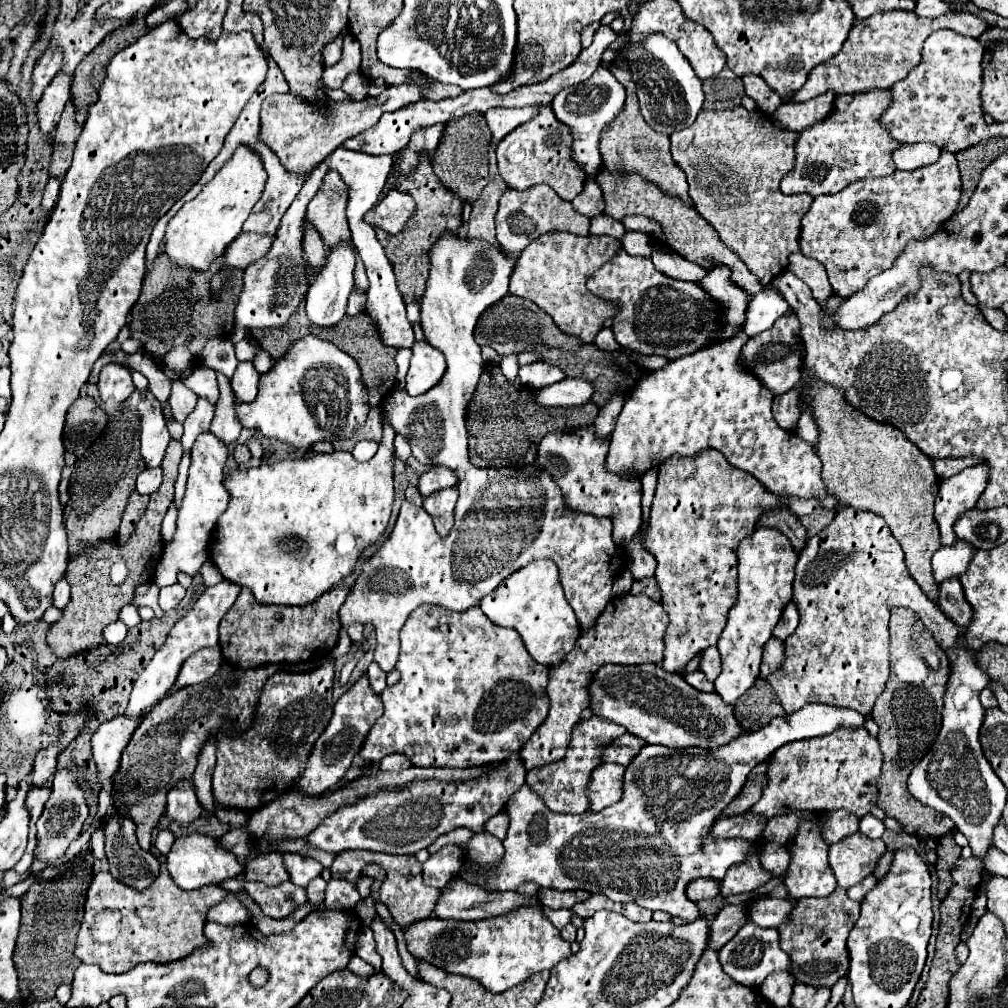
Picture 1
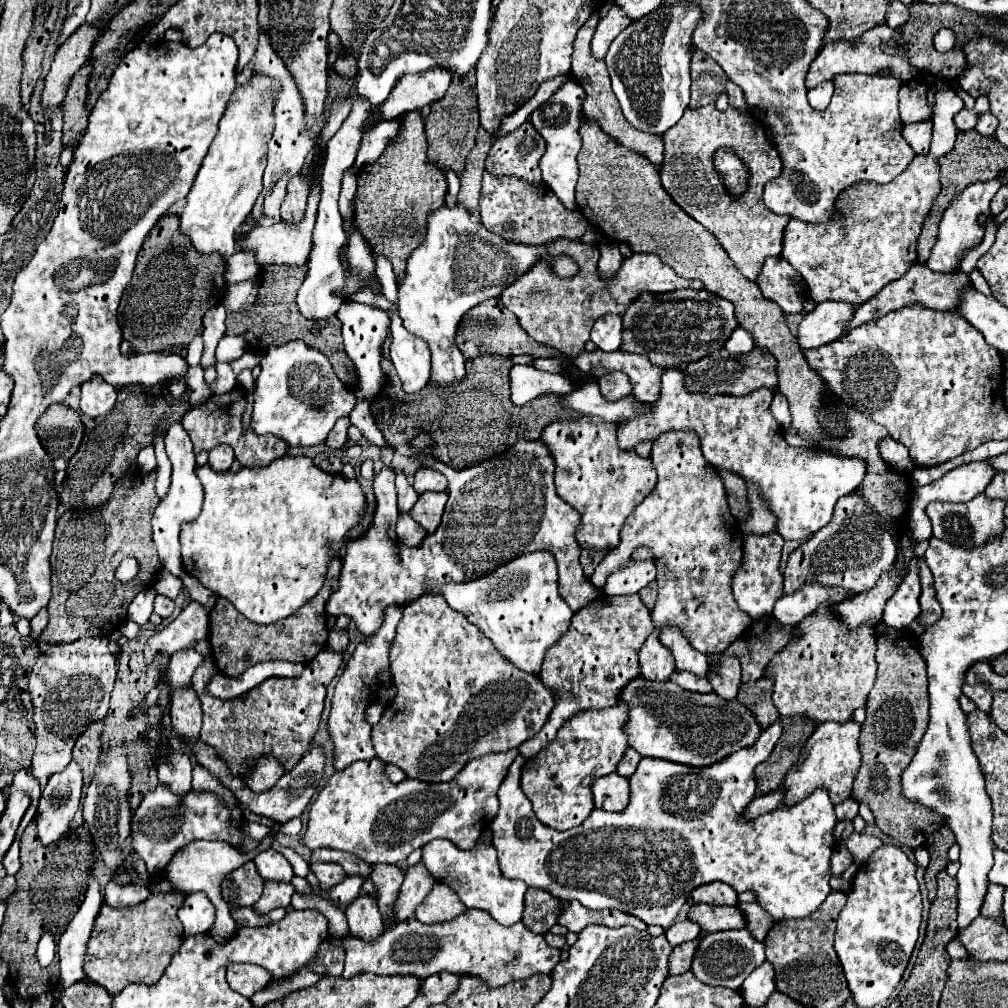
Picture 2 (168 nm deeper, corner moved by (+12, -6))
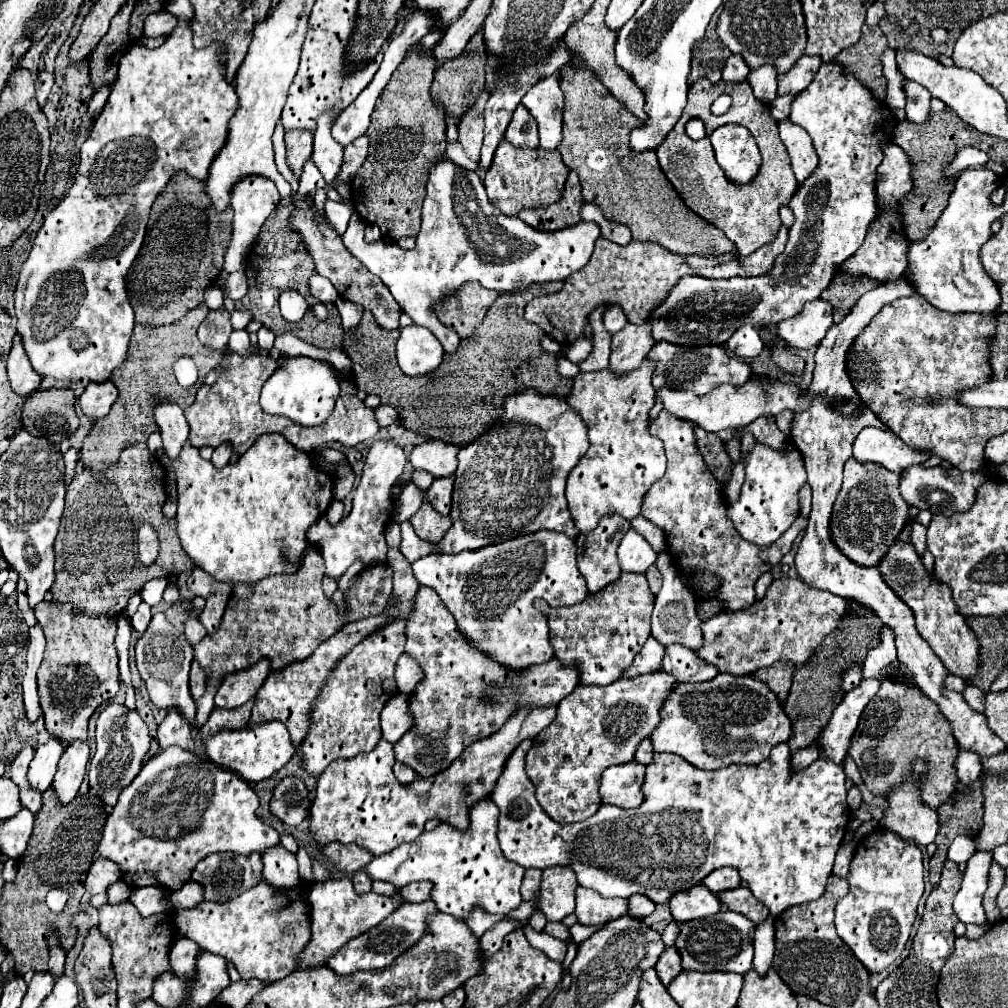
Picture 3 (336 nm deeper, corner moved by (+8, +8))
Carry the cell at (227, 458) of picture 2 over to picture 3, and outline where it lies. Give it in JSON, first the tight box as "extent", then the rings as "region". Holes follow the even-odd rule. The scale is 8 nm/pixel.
{"extent":[210,445,232,469],"region":[[[220,445],[220,447],[214,449],[214,455],[212,455],[210,461],[216,469],[222,469],[224,465],[230,463],[230,459],[232,459],[232,447],[230,445]]]}

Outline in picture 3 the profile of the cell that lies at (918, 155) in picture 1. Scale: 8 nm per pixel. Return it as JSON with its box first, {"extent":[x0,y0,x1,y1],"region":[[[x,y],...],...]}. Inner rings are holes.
{"extent":[904,81,932,121],"region":[[[904,81],[904,95],[906,95],[906,119],[908,121],[924,121],[930,113],[930,99],[932,95],[922,85],[916,85],[914,81]]]}

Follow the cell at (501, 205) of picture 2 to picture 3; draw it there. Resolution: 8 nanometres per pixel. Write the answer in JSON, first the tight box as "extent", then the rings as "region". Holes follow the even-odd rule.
{"extent":[484,139,570,215],"region":[[[502,139],[494,153],[494,163],[484,175],[484,187],[494,207],[498,207],[502,213],[516,215],[520,209],[532,209],[532,207],[556,203],[560,199],[568,173],[570,171],[556,149],[546,151],[540,147],[538,149],[514,147],[506,139]]]}

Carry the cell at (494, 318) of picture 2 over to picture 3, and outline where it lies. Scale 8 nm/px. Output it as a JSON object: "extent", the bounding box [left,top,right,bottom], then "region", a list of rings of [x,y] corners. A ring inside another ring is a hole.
{"extent":[432,281,496,339],"region":[[[468,281],[456,293],[444,297],[444,301],[434,303],[432,309],[444,325],[456,329],[464,339],[482,323],[486,311],[496,299],[496,293],[490,289],[476,281]]]}

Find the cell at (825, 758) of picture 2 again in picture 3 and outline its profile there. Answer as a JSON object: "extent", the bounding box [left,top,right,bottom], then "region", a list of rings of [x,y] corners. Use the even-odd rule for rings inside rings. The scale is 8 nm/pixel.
{"extent":[818,679,880,763],"region":[[[862,679],[858,687],[854,687],[844,695],[842,703],[834,709],[832,719],[828,721],[824,733],[818,737],[822,755],[830,757],[836,763],[842,763],[842,759],[848,753],[848,745],[858,725],[858,719],[868,701],[878,693],[878,689],[880,679]]]}

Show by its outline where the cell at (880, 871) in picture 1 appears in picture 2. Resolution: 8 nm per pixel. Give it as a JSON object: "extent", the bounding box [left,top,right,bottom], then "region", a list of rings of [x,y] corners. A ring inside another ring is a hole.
{"extent":[846,833,882,865],"region":[[[854,833],[852,837],[846,839],[846,847],[854,855],[854,863],[864,865],[872,857],[872,853],[882,847],[882,841],[878,837],[870,837],[870,835],[864,835],[864,833]]]}

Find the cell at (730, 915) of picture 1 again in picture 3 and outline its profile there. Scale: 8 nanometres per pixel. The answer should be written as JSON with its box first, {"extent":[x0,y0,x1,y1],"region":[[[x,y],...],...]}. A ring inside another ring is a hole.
{"extent":[656,947,682,987],"region":[[[668,947],[664,949],[664,953],[660,955],[658,963],[656,963],[656,973],[658,973],[658,979],[662,985],[668,987],[668,983],[682,971],[680,969],[680,957],[676,953],[676,947]]]}

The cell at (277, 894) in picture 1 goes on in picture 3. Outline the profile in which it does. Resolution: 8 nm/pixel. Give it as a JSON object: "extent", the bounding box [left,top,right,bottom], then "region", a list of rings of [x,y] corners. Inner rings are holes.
{"extent":[262,845,300,889],"region":[[[282,845],[264,849],[262,863],[264,863],[264,877],[270,881],[274,889],[292,889],[298,885],[300,875],[296,855],[284,849]]]}

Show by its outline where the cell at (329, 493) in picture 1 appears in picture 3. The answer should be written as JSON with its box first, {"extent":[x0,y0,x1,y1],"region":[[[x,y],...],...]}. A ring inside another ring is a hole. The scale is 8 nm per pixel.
{"extent":[168,435,332,583],"region":[[[280,435],[258,437],[236,463],[226,465],[220,471],[216,471],[210,461],[204,461],[198,455],[198,449],[186,441],[178,459],[170,461],[168,471],[174,471],[178,483],[176,519],[182,549],[196,567],[230,583],[256,583],[268,575],[296,573],[296,565],[306,551],[306,531],[326,513],[328,503],[332,501],[332,477],[316,471],[310,455],[292,449],[292,445]],[[282,555],[288,555],[288,563]]]}

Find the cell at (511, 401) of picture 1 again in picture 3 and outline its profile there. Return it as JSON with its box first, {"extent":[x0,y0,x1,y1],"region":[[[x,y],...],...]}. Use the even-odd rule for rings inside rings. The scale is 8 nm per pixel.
{"extent":[342,281,572,447],"region":[[[562,281],[532,285],[530,289],[512,297],[512,309],[508,309],[508,313],[500,309],[498,299],[488,309],[484,325],[476,327],[470,337],[462,339],[454,353],[446,353],[438,369],[422,377],[408,377],[400,373],[396,363],[398,331],[380,329],[368,311],[364,311],[354,333],[344,333],[342,351],[352,359],[352,373],[358,389],[378,395],[382,403],[396,407],[400,413],[400,423],[406,429],[422,437],[442,439],[458,447],[466,447],[484,433],[484,407],[490,409],[494,403],[502,403],[506,395],[526,387],[536,387],[540,393],[554,393],[560,397],[568,395],[572,379],[560,377],[556,373],[558,355],[540,347],[544,331],[524,319],[524,307],[536,295],[550,295],[560,287]]]}

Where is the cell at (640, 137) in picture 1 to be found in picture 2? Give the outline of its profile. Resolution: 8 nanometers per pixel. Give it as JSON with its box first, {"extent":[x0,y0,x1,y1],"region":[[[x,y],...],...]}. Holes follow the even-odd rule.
{"extent":[572,13,664,169],"region":[[[592,13],[590,19],[580,27],[576,39],[574,39],[574,53],[572,53],[572,77],[584,87],[586,91],[586,101],[584,101],[584,117],[590,119],[590,121],[596,121],[600,125],[600,129],[612,137],[614,141],[618,141],[622,147],[628,147],[630,151],[634,153],[640,153],[644,155],[652,165],[656,165],[658,169],[662,167],[660,163],[664,161],[662,157],[662,139],[658,135],[644,135],[642,131],[636,131],[628,125],[628,121],[624,119],[622,111],[620,111],[620,103],[616,99],[616,95],[612,93],[612,87],[610,87],[610,77],[608,77],[608,71],[606,71],[606,63],[604,61],[596,61],[592,59],[590,55],[590,41],[592,41],[592,33],[596,29],[596,23],[598,23],[598,13]]]}

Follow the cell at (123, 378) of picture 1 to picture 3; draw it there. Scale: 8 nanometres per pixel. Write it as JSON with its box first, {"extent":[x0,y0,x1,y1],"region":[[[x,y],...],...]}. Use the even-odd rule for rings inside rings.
{"extent":[78,381,118,419],"region":[[[104,381],[104,383],[90,383],[86,387],[86,391],[80,395],[78,403],[82,407],[82,413],[86,417],[92,417],[92,419],[102,419],[108,415],[108,409],[112,407],[112,403],[116,401],[118,397],[118,389],[110,383],[110,381]]]}

